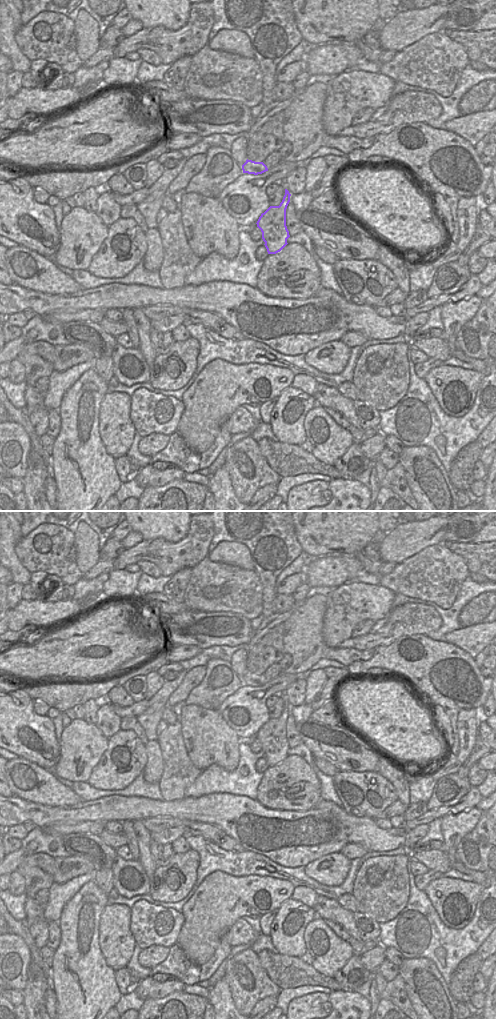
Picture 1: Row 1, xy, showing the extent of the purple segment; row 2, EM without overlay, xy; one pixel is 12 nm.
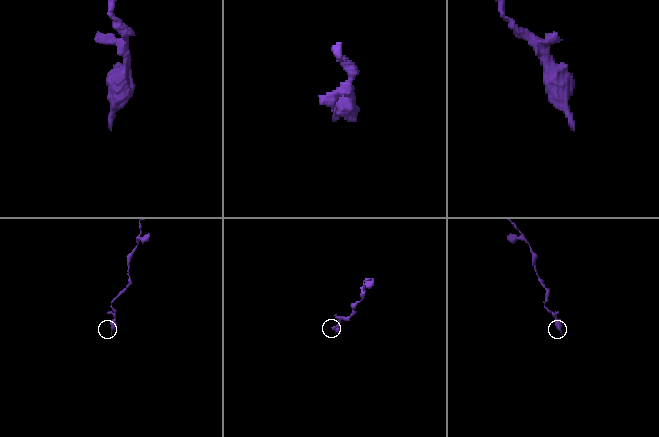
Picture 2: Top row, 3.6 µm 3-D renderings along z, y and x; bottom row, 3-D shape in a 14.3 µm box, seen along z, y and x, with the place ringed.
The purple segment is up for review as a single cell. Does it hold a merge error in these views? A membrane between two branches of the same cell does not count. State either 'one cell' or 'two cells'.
one cell

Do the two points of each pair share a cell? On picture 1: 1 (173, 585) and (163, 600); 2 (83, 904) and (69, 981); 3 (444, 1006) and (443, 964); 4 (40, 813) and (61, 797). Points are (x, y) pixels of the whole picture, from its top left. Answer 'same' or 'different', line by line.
1: different
2: same
3: different
4: different

